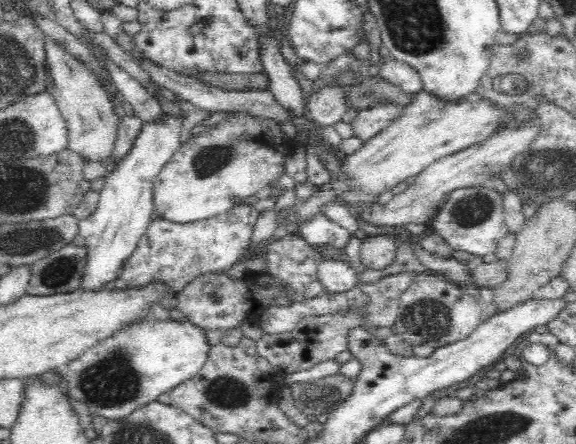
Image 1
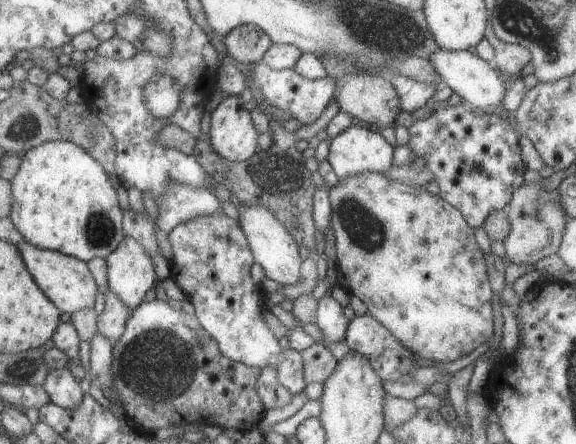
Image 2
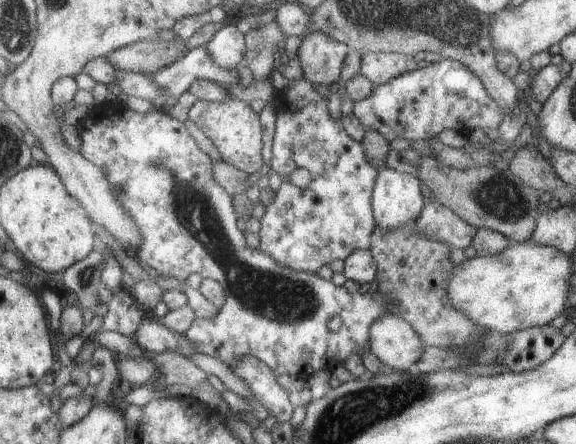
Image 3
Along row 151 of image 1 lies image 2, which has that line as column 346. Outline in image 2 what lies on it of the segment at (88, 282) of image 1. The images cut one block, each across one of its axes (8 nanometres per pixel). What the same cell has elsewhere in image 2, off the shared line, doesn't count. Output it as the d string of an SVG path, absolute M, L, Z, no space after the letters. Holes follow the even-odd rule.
M349 126L343 134L332 140L329 162L341 178L361 172L384 172L395 165L395 148L369 128Z

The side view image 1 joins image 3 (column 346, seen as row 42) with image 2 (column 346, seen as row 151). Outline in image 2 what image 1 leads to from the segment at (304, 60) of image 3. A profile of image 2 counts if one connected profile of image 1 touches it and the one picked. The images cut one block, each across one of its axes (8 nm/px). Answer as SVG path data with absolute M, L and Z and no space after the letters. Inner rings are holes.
M347 72L347 76L337 79L335 99L340 110L349 112L353 118L380 128L395 127L402 112L401 96L386 77L369 72Z

